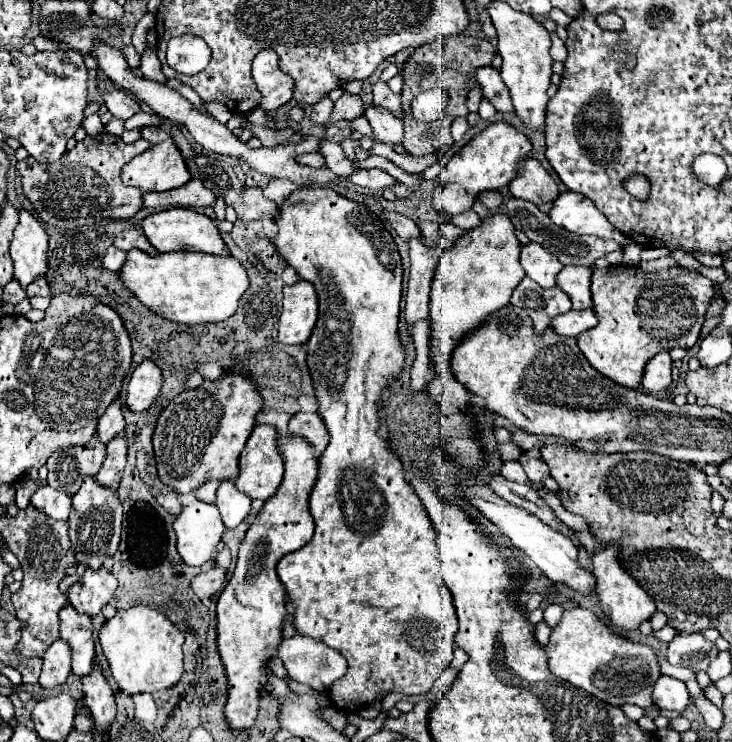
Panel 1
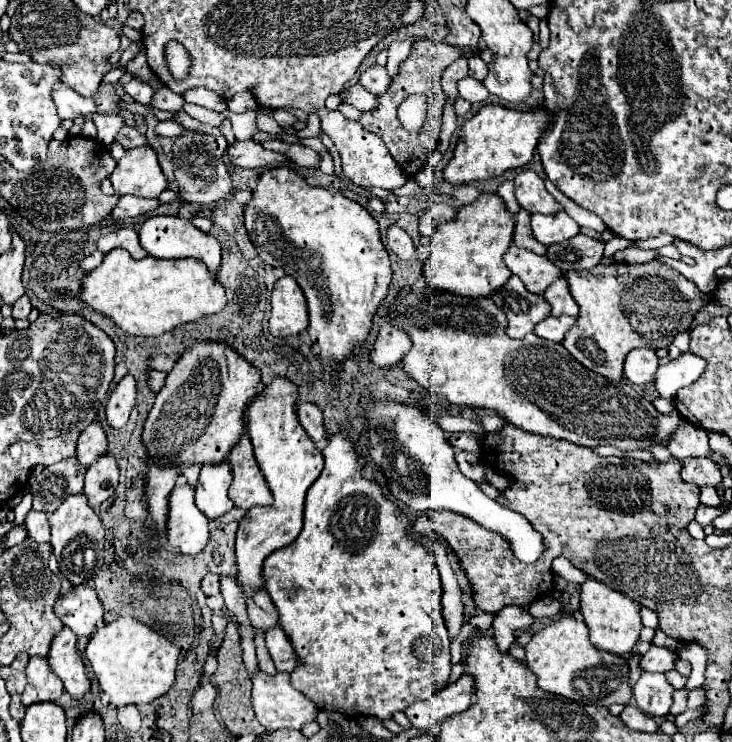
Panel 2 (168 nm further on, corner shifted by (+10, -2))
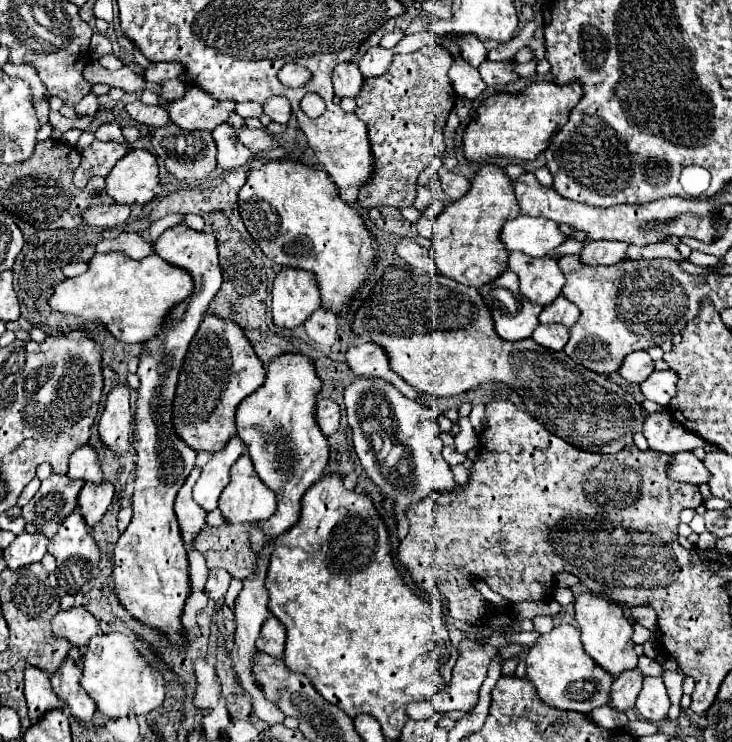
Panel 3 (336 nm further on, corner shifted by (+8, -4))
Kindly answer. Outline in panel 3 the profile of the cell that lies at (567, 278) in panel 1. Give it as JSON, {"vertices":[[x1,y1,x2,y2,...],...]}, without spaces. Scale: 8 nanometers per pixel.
{"vertices":[[560,295,560,299,556,299,556,303,552,307,544,307,538,321,540,323,560,323,564,327,572,327,580,317,580,309,570,303,564,295]]}

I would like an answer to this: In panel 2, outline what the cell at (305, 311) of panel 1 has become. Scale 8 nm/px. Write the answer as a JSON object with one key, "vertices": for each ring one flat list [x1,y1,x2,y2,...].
{"vertices":[[284,275,276,281,272,291,272,315,270,315,270,333,274,337,300,335,308,327,308,309,306,299,298,283]]}

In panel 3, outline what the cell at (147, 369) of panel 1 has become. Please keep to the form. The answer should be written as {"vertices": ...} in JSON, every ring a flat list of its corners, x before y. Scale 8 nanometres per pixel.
{"vertices":[[126,385,114,387,104,405,104,413,98,421,98,435,106,449,110,449,116,457,130,451,130,391]]}

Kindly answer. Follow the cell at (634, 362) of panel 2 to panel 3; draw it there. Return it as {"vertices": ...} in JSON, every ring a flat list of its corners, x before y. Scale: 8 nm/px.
{"vertices":[[634,351,632,355,626,355,618,369,618,373,630,383,642,383,652,371,654,363,646,351]]}

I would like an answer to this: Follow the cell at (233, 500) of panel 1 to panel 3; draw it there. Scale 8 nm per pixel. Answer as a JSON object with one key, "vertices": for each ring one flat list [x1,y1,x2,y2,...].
{"vertices":[[234,435,228,445,214,453,212,459,204,465,200,479,194,485,194,501,204,509,204,511,212,511,216,509,218,497,224,491,224,487,228,485,230,479,230,467,236,463,236,459,240,455,246,453,246,445,240,441,238,435]]}

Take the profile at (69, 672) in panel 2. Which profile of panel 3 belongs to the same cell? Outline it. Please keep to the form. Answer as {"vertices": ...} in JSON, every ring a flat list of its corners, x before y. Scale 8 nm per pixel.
{"vertices":[[70,657,64,659,62,667,50,677,54,693,62,701,66,701,66,705,70,707,70,713,80,723,90,723,92,715,96,713,96,703,92,703,92,697,86,695,86,691,80,687,80,679,82,679,82,671]]}

